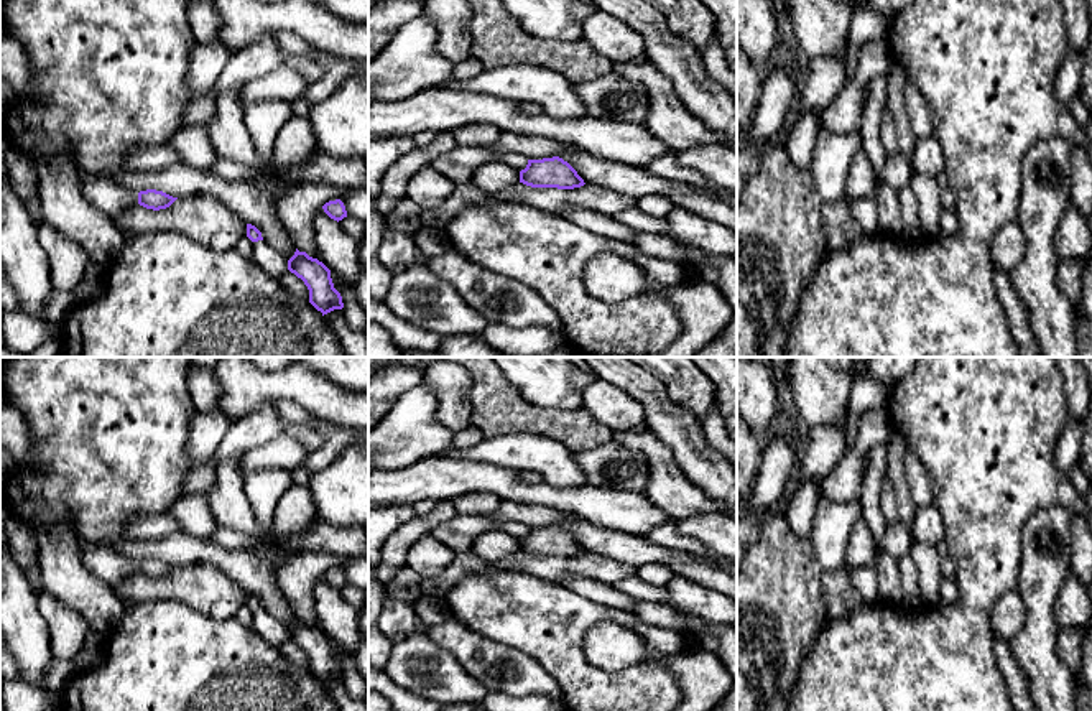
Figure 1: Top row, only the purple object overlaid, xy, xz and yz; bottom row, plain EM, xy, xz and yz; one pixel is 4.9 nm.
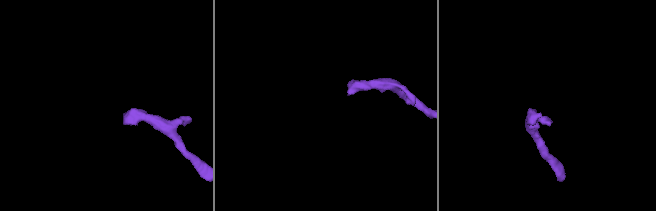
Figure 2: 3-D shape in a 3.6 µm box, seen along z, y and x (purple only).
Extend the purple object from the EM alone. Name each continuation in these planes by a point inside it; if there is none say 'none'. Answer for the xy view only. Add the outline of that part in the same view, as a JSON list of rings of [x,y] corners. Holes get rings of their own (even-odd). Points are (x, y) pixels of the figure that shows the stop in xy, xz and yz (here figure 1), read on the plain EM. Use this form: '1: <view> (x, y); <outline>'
1: xy (106, 563); [[[82,543],[82,563],[112,588],[138,574],[138,561],[107,545]]]

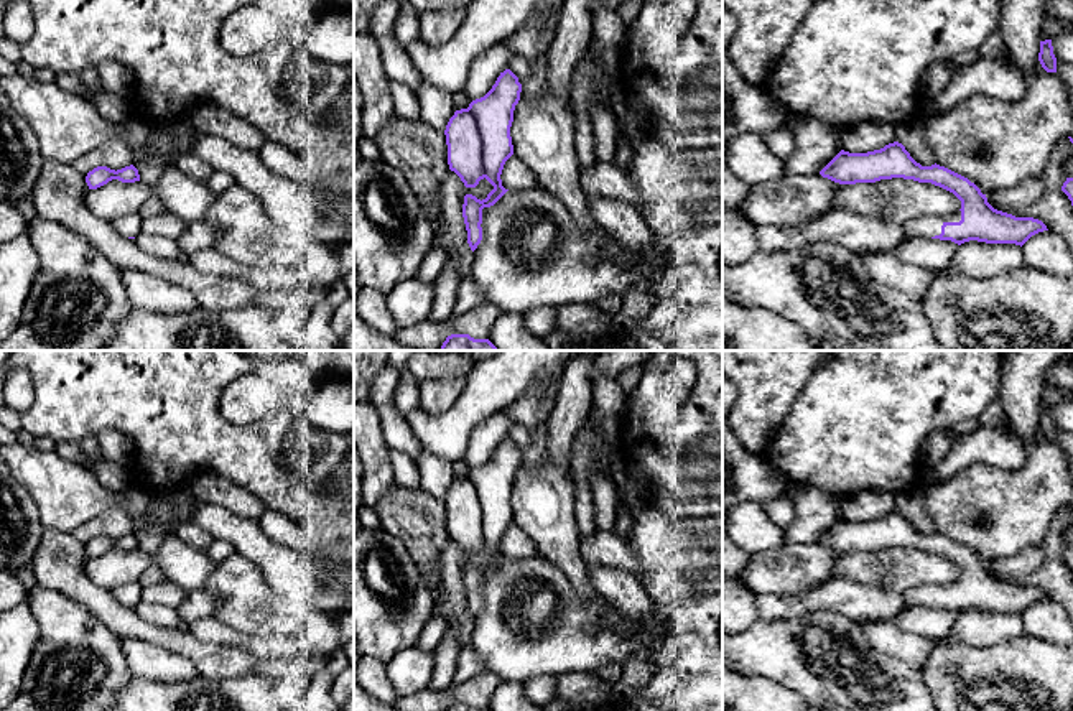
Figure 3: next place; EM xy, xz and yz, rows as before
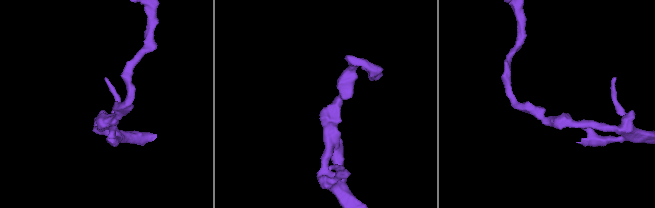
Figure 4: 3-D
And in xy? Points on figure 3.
none

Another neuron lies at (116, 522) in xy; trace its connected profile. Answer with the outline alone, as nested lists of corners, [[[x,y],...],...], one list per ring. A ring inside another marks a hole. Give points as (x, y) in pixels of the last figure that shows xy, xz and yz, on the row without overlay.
[[[112,505],[102,515],[79,525],[72,535],[87,545],[97,535],[107,535],[110,538],[122,538],[133,533],[133,523],[123,505]]]

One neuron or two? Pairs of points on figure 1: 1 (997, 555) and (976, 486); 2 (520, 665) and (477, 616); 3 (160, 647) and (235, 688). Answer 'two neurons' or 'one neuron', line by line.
1: one neuron
2: two neurons
3: one neuron

